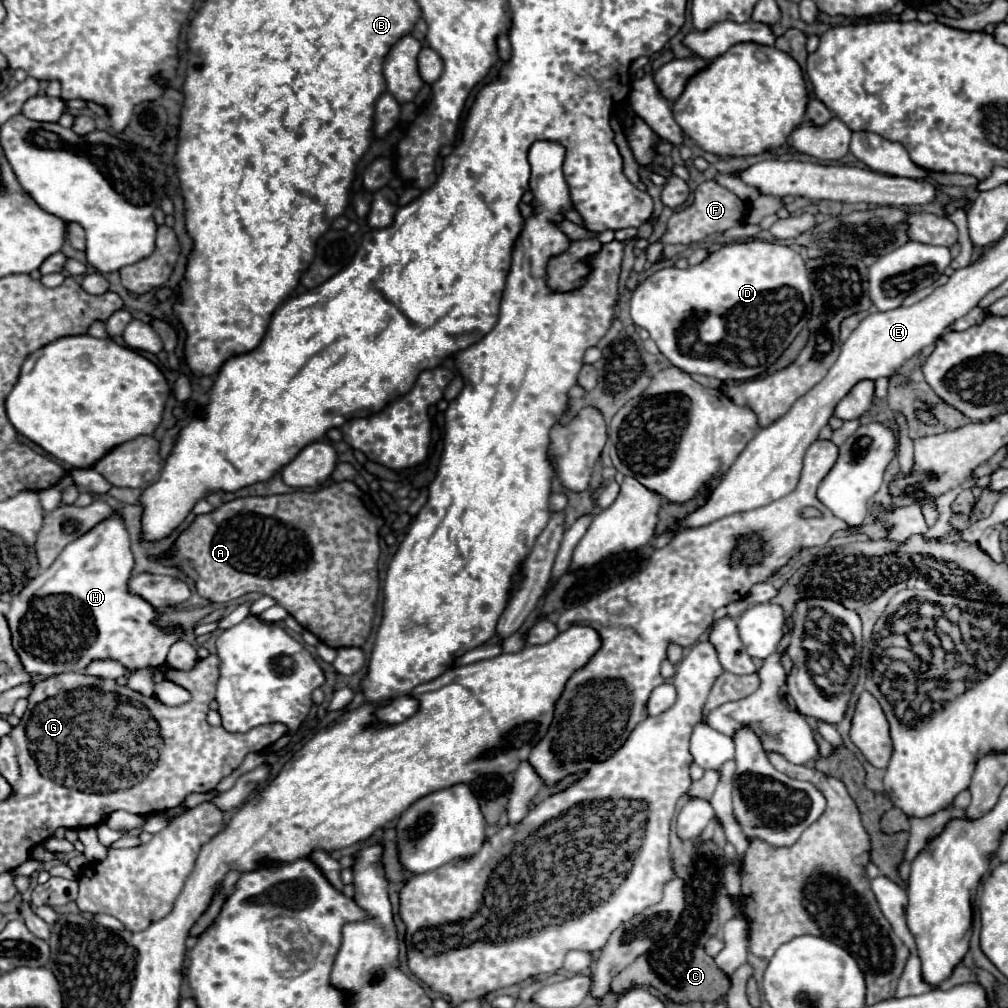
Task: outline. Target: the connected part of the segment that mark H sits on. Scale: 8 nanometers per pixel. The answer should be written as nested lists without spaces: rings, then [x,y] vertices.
[[[115,509],[111,517],[99,521],[91,531],[71,541],[51,563],[51,567],[43,569],[39,577],[25,585],[23,591],[13,599],[7,619],[13,631],[15,651],[19,653],[27,673],[47,677],[67,671],[83,673],[85,667],[95,659],[115,659],[129,671],[143,669],[145,665],[163,665],[169,647],[179,641],[179,635],[157,629],[151,623],[155,619],[153,607],[127,591],[131,569],[133,555],[129,549],[129,533],[125,529],[121,509]]]

